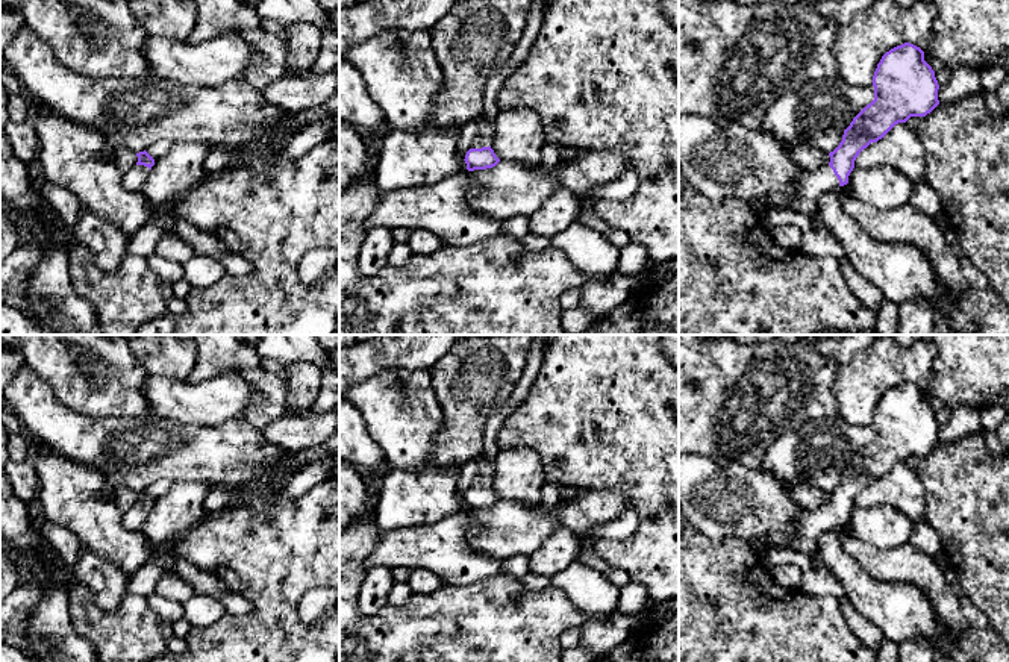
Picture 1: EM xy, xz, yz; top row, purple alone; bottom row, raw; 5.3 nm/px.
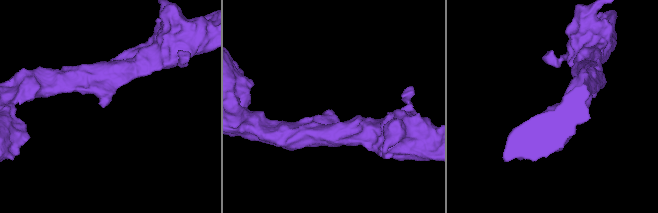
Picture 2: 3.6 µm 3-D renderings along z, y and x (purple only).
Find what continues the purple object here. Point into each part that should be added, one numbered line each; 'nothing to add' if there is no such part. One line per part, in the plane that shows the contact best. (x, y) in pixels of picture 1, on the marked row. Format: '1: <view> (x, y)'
1: yz (809, 185)

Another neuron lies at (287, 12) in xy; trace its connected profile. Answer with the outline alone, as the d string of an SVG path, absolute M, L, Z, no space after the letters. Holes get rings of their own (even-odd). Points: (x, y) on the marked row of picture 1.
M259 0L256 12L261 20L277 21L282 26L309 23L339 35L339 9L327 11L317 0Z

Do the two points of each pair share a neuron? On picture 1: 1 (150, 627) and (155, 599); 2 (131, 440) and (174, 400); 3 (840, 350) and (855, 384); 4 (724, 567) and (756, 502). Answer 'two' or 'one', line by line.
1: two
2: two
3: two
4: two

